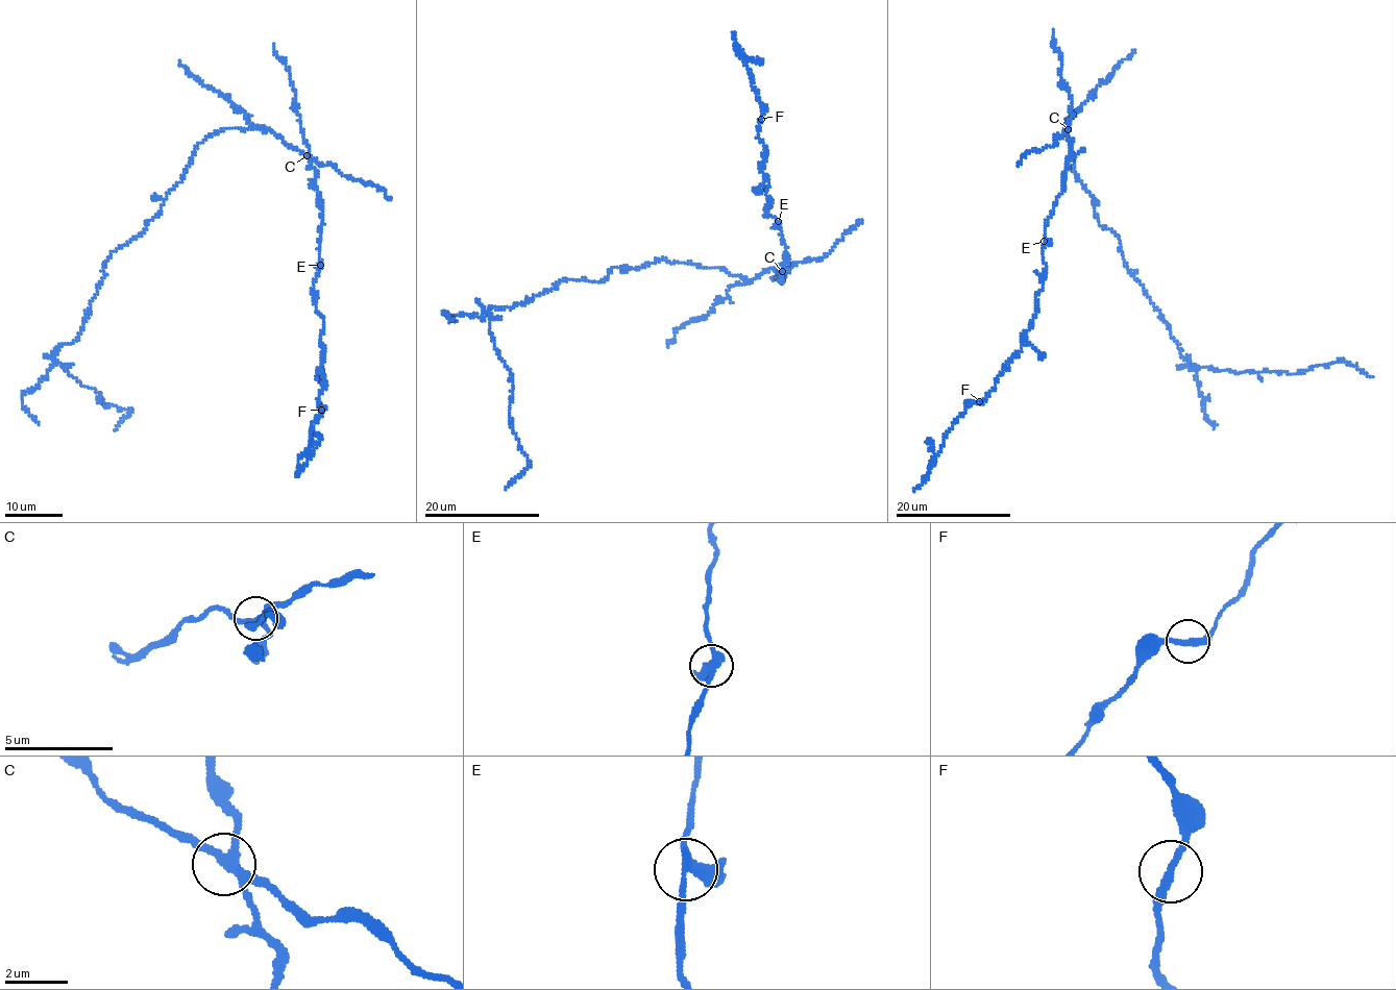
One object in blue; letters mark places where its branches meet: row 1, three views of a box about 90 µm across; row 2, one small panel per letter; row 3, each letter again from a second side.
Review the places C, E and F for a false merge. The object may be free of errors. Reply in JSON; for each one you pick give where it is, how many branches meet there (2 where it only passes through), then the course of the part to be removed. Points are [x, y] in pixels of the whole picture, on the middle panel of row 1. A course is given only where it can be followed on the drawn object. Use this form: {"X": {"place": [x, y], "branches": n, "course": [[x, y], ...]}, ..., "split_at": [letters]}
{"C": {"place": [782, 271], "branches": 4, "course": [[782, 271], [750, 280], [663, 258], [484, 308], [513, 379], [509, 416], [529, 462], [505, 489]]}, "split_at": ["C"]}

